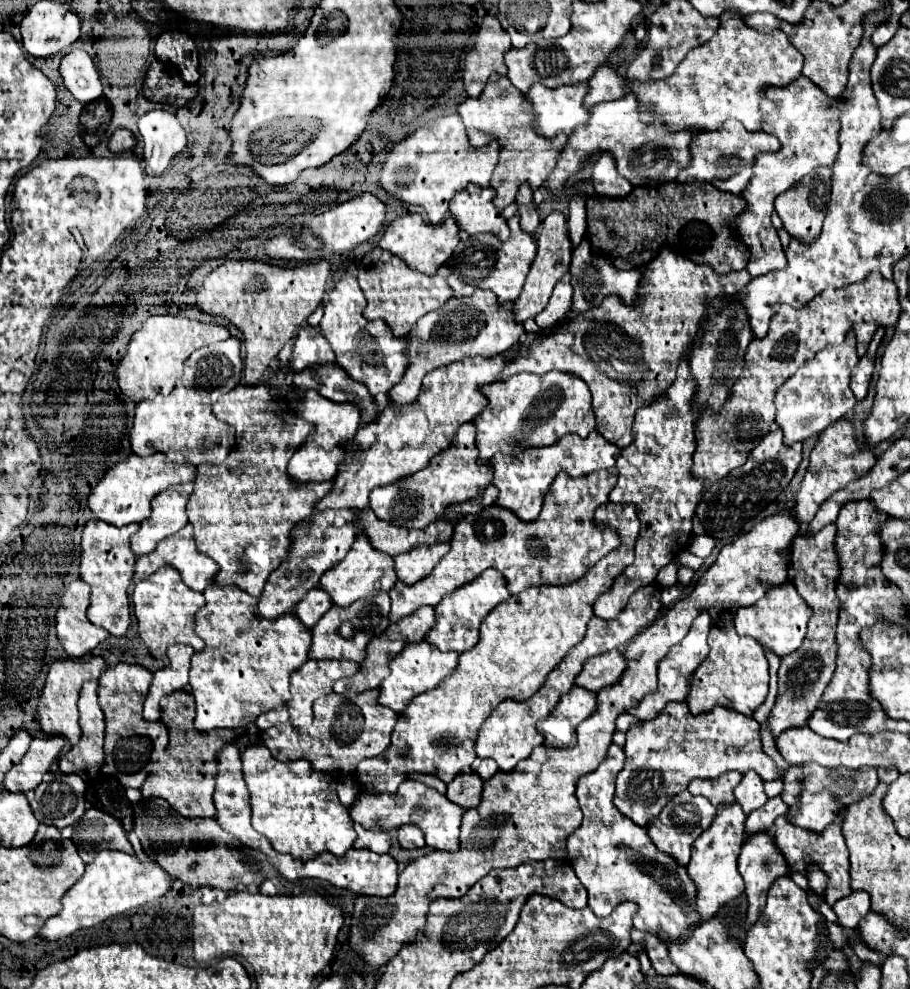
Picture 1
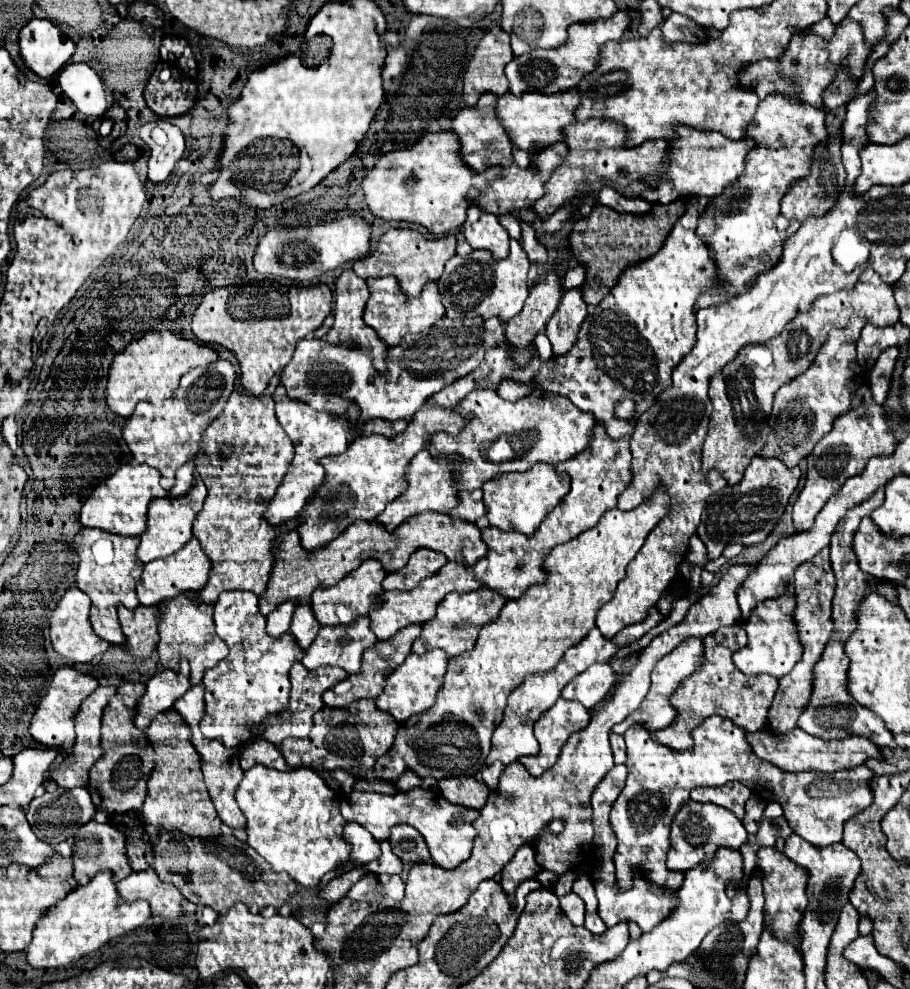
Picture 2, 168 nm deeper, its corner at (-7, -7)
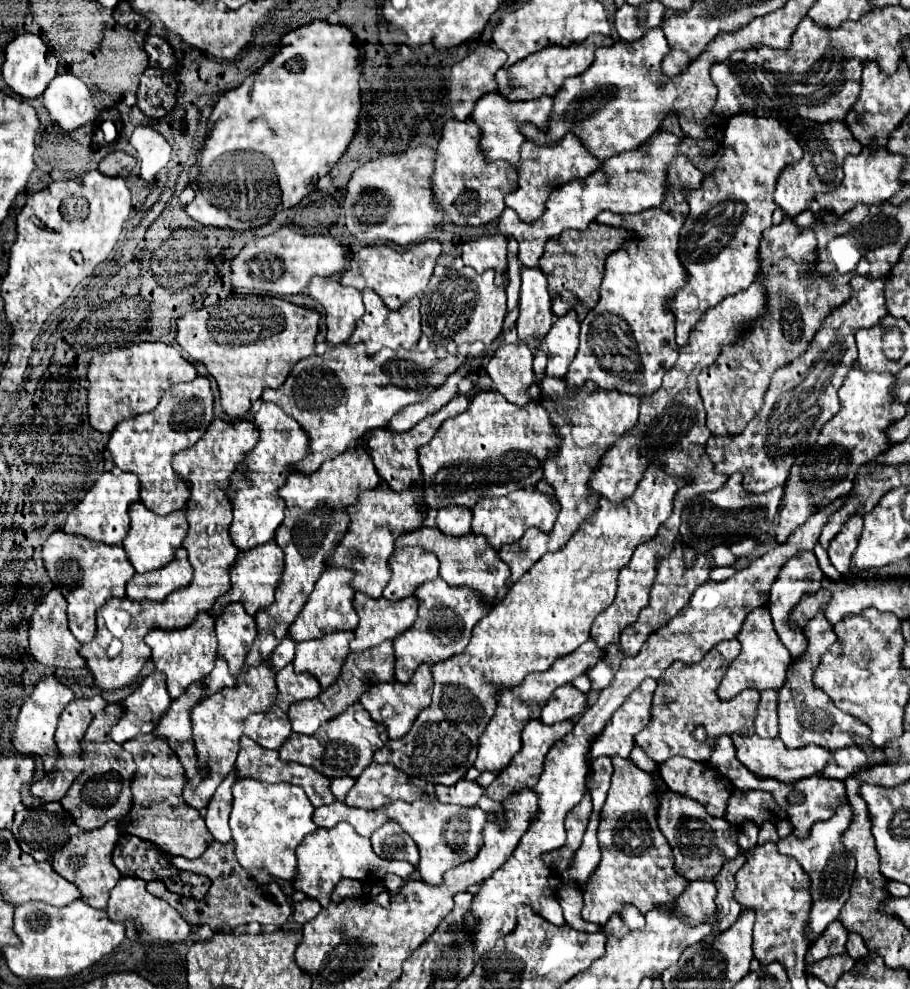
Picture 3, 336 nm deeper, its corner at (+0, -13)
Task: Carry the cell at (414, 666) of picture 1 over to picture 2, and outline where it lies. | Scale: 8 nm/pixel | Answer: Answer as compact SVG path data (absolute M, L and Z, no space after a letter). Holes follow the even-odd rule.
M430 650L426 654L410 654L404 664L400 664L388 678L384 684L382 694L376 698L376 706L384 712L388 712L390 716L396 718L396 722L406 722L410 716L416 716L424 710L428 710L434 700L438 690L442 688L444 682L444 670L448 666L448 654L444 654L444 650Z

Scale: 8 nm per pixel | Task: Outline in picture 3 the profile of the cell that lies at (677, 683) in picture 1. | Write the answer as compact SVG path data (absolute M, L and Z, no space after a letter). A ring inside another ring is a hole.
M645 678L631 696L627 696L625 704L613 712L607 728L597 736L591 744L591 758L599 756L621 756L627 758L633 748L633 736L641 732L649 724L651 712L651 696L657 688L655 680Z

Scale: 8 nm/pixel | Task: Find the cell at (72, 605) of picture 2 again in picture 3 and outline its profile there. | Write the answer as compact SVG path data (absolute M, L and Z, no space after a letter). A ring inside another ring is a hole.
M53 588L49 590L41 602L37 604L31 622L29 622L29 656L35 658L43 666L53 668L83 668L85 660L79 656L79 642L71 634L67 626L67 602L63 600L63 594Z

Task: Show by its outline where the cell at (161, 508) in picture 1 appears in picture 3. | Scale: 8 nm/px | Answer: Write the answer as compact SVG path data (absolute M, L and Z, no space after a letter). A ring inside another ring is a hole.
M135 502L129 506L129 518L131 518L131 528L123 540L123 548L129 554L129 562L133 564L135 572L151 572L169 564L169 560L173 560L173 550L181 546L187 534L185 512L179 510L167 516L157 516L151 510L147 510L141 502Z

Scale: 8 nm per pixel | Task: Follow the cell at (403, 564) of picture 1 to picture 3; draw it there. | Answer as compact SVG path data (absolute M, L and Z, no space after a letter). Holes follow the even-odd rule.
M395 548L389 556L391 580L383 592L387 600L413 596L415 588L439 576L439 560L425 548Z

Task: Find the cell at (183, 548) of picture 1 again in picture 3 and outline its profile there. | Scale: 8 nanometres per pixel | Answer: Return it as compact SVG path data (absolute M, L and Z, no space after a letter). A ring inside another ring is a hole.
M177 548L175 558L153 572L135 574L127 584L127 596L133 600L165 600L165 596L191 582L193 568L187 560L185 548Z

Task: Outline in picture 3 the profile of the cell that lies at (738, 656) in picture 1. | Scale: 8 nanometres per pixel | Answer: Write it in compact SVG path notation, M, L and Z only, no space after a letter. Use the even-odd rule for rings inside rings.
M727 640L721 642L717 648L711 648L701 662L697 664L671 664L661 680L657 682L657 692L653 692L653 720L649 720L649 728L641 730L635 736L635 742L645 750L645 754L661 764L663 760L671 756L687 756L691 760L705 762L711 756L713 740L723 734L741 734L749 736L755 734L753 728L753 714L757 710L759 692L757 690L745 690L731 702L721 702L715 694L717 684L725 676L727 666L739 656L739 642ZM697 726L703 726L709 740L697 740L693 736L693 730Z

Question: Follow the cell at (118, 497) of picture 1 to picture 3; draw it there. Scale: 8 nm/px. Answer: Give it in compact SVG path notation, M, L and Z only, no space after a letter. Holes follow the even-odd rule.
M105 472L87 490L85 498L69 512L63 526L65 534L79 534L101 544L121 544L129 530L129 506L139 500L139 480L131 472Z

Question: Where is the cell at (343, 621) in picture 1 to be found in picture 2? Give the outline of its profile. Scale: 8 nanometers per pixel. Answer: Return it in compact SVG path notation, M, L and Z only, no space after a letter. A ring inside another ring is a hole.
M358 616L352 626L322 626L312 646L306 650L306 656L302 658L302 664L308 670L316 670L320 666L340 666L348 674L356 674L362 664L364 650L372 648L378 642L376 634L370 628L368 616Z

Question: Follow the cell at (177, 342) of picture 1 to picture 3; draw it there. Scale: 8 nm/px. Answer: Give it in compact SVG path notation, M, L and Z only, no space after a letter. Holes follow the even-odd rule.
M161 342L133 344L131 348L117 348L111 352L95 352L87 368L87 416L89 424L97 432L113 432L113 428L127 418L151 412L165 390L177 382L191 382L197 376L193 364L189 364L173 346Z

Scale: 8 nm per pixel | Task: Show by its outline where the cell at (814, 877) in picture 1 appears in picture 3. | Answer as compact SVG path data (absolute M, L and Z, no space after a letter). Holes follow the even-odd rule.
M841 804L841 808L837 808L837 812L829 820L813 824L813 828L811 828L811 832L809 832L807 838L797 838L797 836L791 834L791 836L781 838L777 842L779 852L795 858L803 866L803 870L807 872L807 876L811 878L813 908L811 908L809 926L807 926L807 938L811 942L817 940L823 934L823 930L827 928L827 924L831 924L833 920L837 920L839 910L843 908L843 904L849 898L849 888L851 888L853 874L855 874L855 858L843 846L841 836L845 832L845 828L849 828L851 822L853 822L853 808L849 804Z

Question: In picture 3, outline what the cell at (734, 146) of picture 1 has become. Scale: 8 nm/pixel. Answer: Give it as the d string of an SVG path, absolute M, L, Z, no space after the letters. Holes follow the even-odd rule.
M655 132L647 142L643 142L639 148L617 154L609 160L605 160L593 174L589 174L583 180L573 180L569 184L561 184L551 192L551 196L545 202L545 212L541 220L535 220L533 224L525 224L525 230L521 236L515 236L515 212L511 208L505 208L497 230L505 238L515 238L519 242L519 262L525 268L537 266L545 242L555 236L557 232L565 228L585 230L599 212L611 210L615 214L637 214L647 208L661 206L665 198L665 178L667 178L667 164L677 156L685 154L695 166L699 166L705 174L713 170L713 164L717 162L717 156L707 158L707 154L697 154L697 142L691 138L675 138L671 132Z

